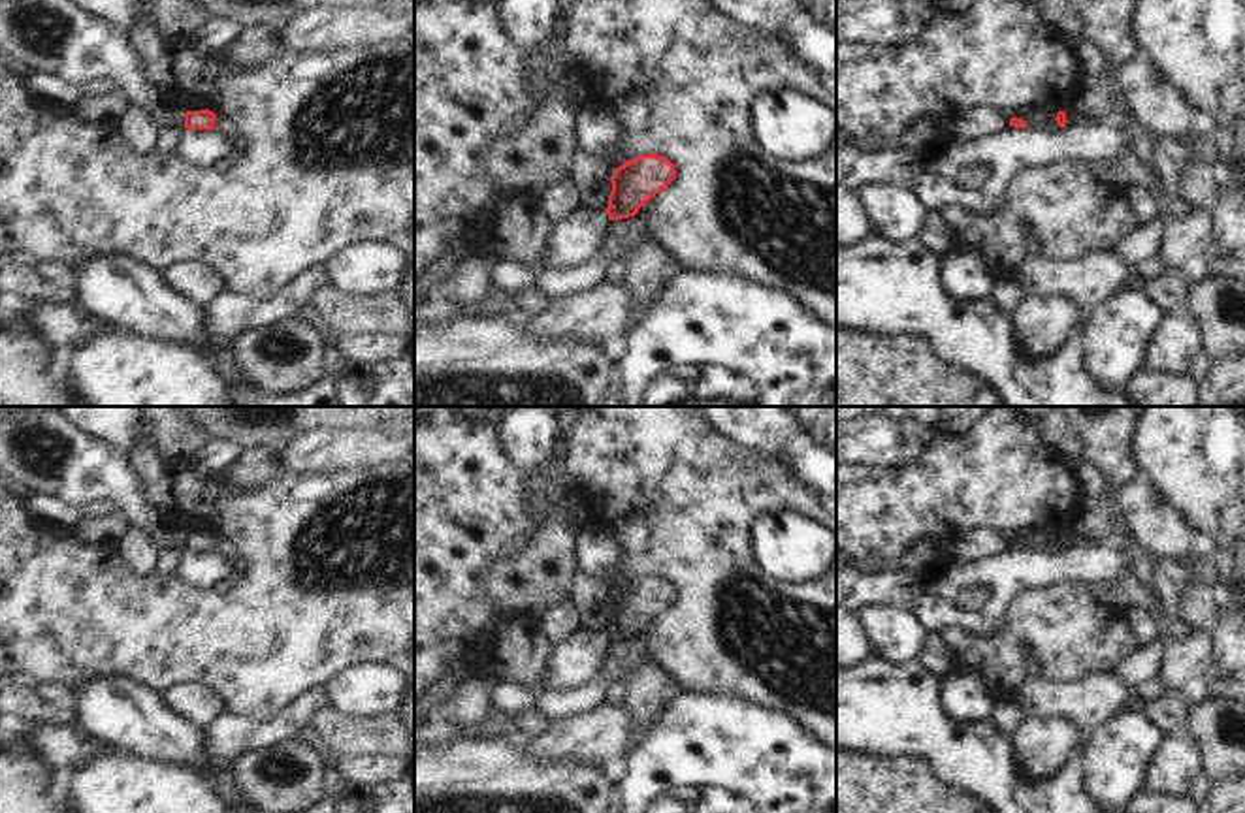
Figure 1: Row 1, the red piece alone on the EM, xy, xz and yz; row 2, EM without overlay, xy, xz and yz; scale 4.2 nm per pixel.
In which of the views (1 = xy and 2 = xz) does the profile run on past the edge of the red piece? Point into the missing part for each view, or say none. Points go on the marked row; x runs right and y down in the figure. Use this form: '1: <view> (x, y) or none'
1: none
2: none

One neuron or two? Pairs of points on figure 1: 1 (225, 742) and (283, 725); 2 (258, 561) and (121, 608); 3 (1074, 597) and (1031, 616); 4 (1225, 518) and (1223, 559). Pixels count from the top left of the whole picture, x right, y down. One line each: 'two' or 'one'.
1: one
2: one
3: one
4: two

